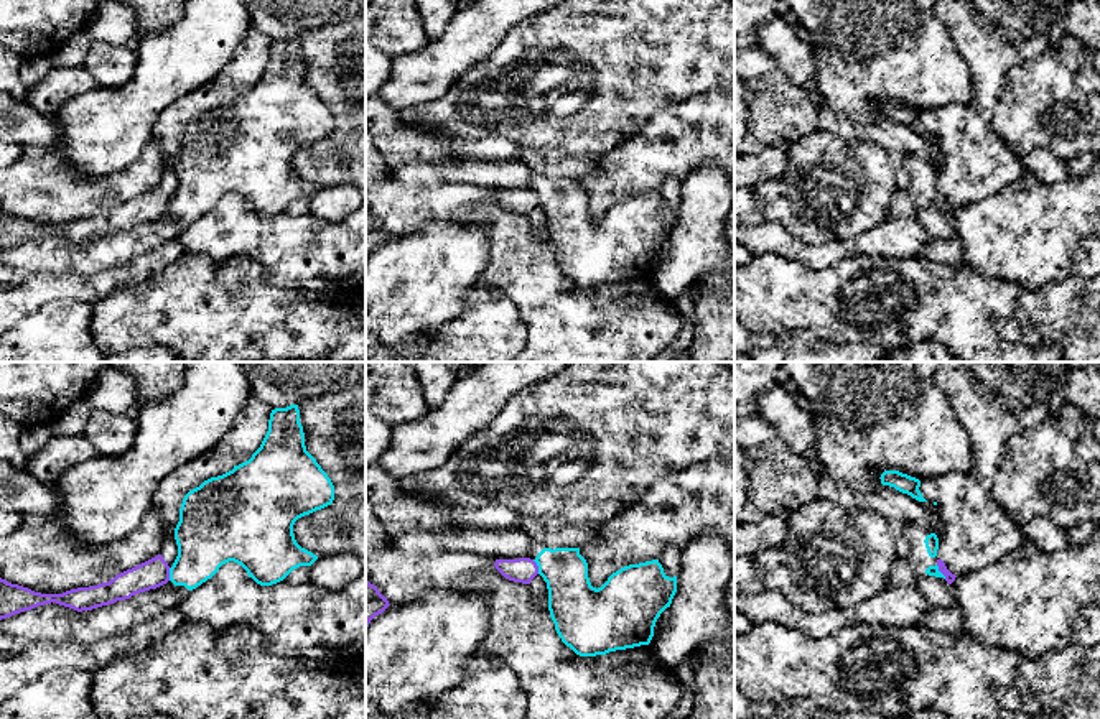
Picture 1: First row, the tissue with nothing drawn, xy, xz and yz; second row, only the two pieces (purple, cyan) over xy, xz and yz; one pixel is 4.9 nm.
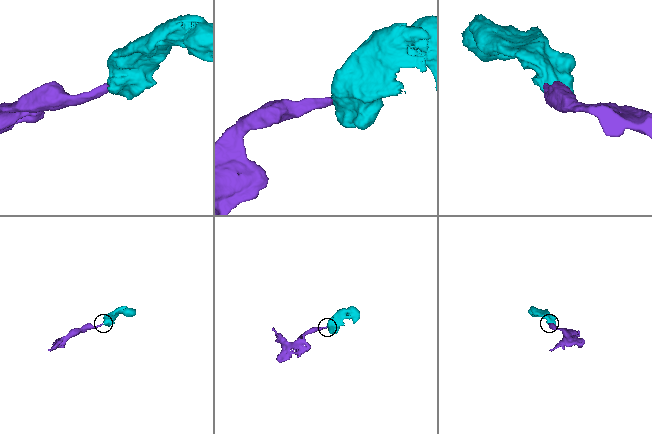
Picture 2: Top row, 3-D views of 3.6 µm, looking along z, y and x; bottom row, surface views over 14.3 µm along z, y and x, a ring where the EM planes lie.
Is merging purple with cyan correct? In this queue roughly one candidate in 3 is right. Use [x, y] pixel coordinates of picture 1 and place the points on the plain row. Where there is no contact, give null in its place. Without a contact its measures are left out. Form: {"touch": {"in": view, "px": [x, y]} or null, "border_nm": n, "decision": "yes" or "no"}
{"touch": {"in": "xz", "px": [537, 198]}, "border_nm": 80, "decision": "no"}

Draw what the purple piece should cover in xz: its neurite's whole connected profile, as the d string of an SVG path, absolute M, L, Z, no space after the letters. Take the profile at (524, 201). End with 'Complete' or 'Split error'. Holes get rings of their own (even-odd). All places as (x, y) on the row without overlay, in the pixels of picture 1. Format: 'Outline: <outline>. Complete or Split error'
Outline: M496 191L494 197L509 212L527 216L537 239L548 235L547 214L538 206L538 197L534 191Z. Split error

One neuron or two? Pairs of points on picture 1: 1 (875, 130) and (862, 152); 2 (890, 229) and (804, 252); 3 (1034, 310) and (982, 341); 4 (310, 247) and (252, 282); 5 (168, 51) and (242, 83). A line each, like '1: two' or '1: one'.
1: two
2: one
3: two
4: two
5: two

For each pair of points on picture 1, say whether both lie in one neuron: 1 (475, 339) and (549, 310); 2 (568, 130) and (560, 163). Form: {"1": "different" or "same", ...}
{"1": "different", "2": "different"}

